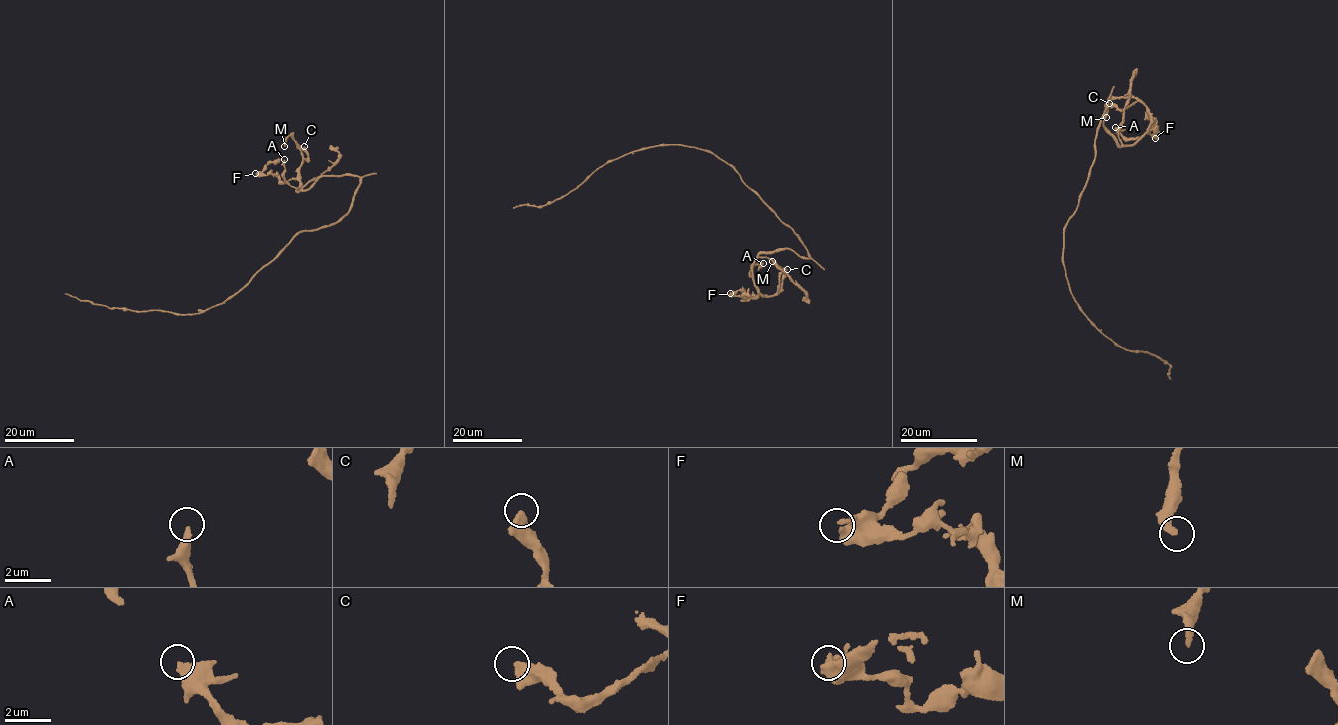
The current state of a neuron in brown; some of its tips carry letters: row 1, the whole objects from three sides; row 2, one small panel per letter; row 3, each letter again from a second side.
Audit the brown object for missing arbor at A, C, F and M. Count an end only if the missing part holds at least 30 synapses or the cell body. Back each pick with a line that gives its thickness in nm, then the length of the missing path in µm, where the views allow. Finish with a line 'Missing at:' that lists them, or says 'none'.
Missing at: none

